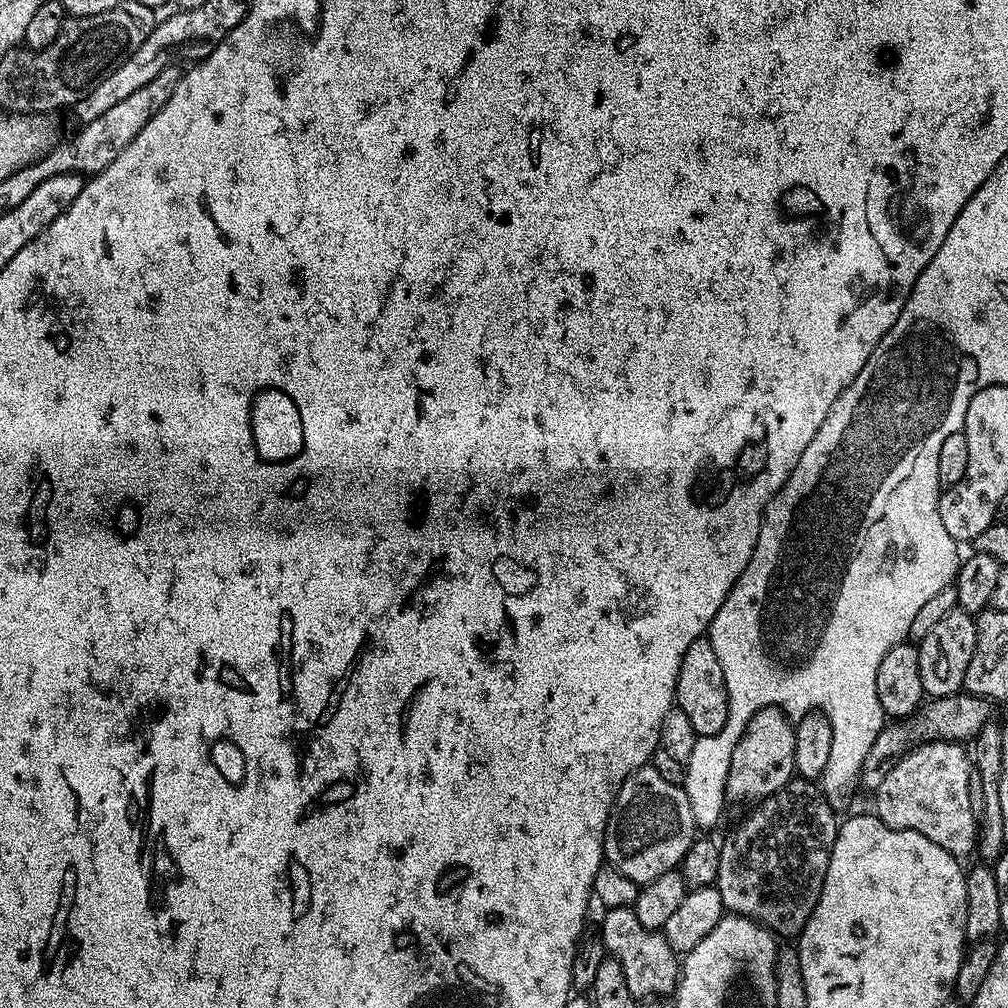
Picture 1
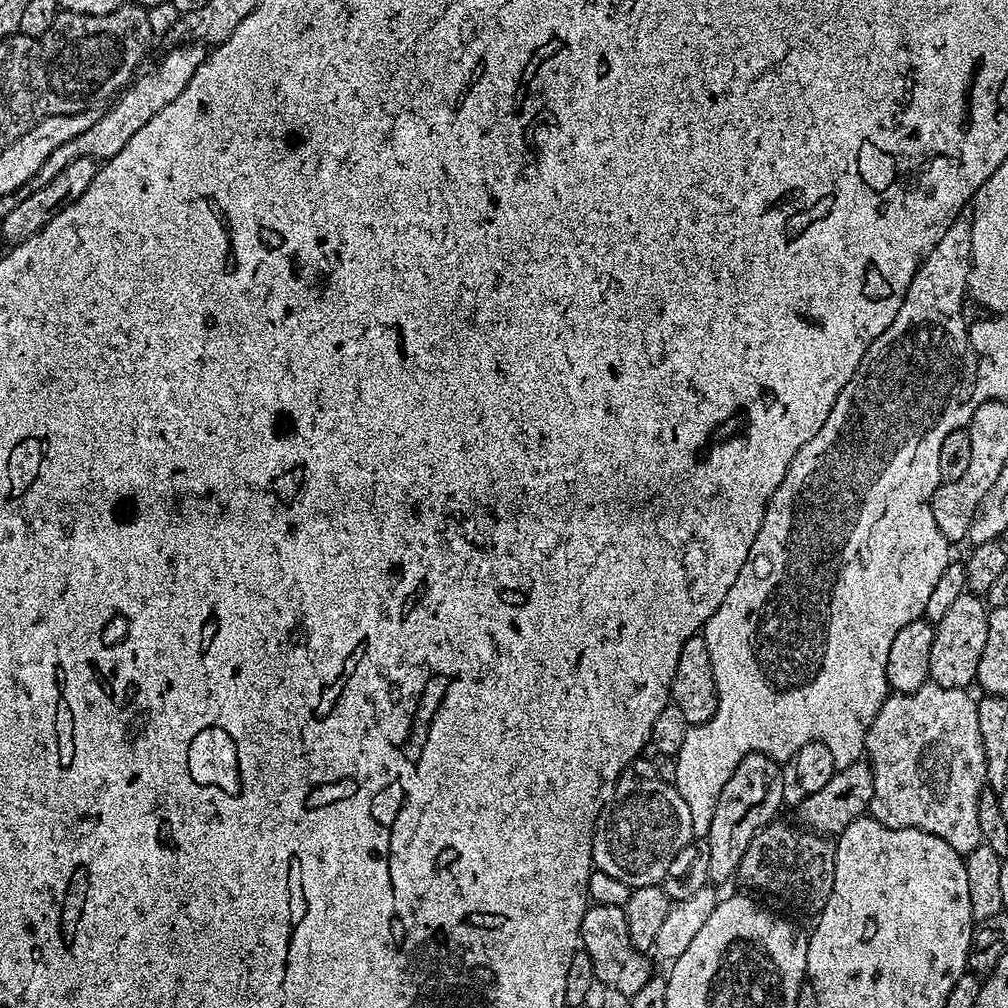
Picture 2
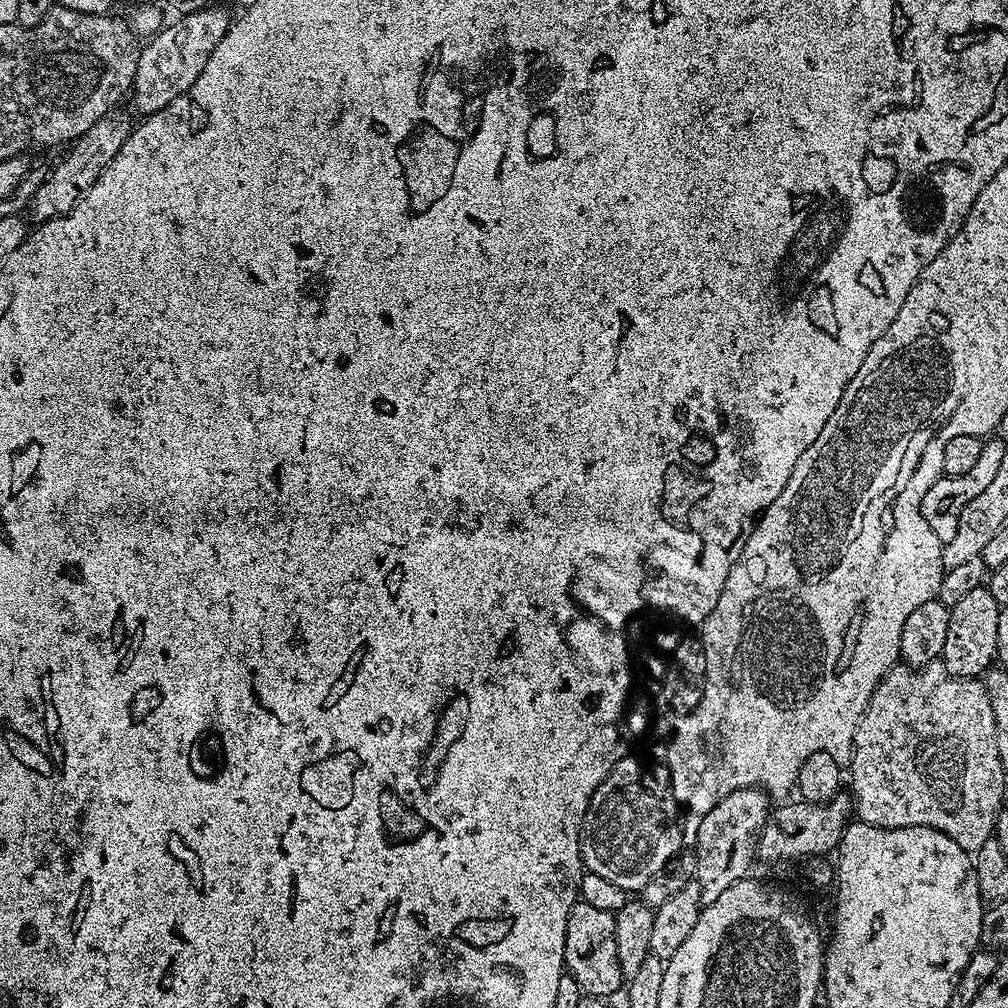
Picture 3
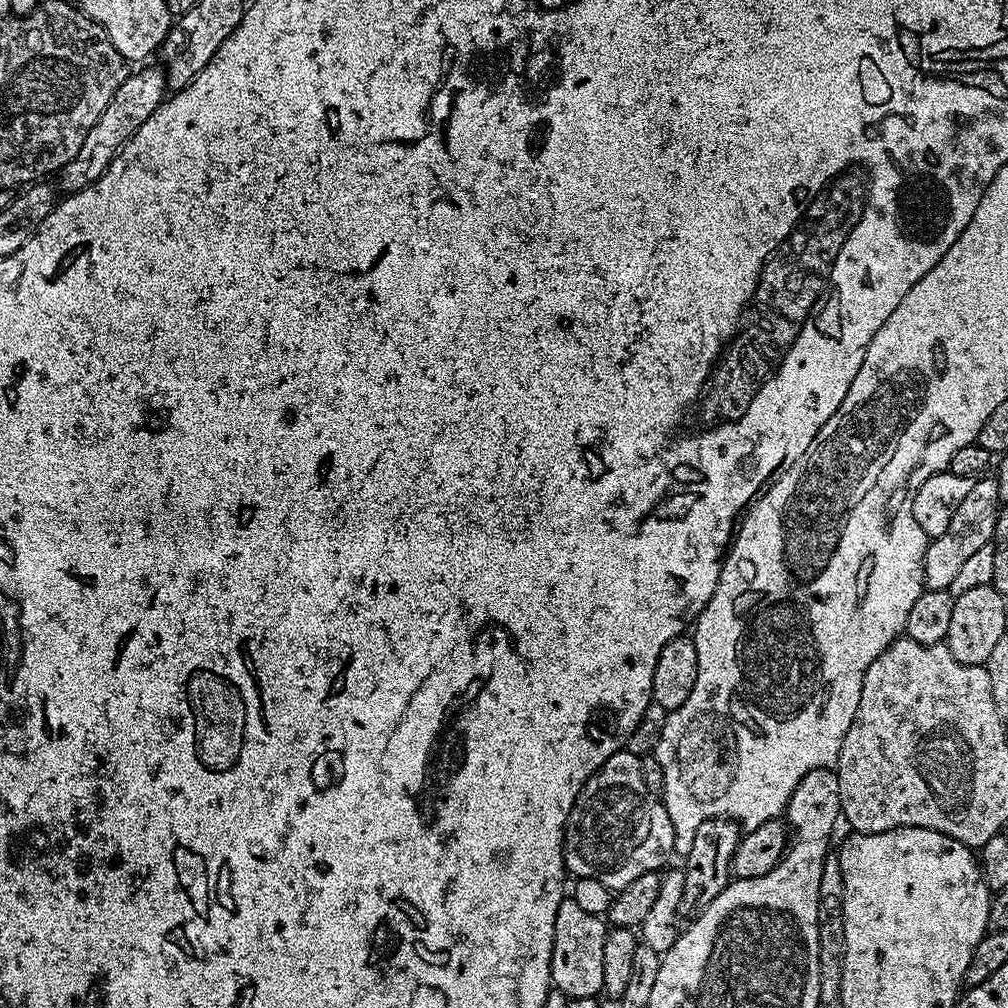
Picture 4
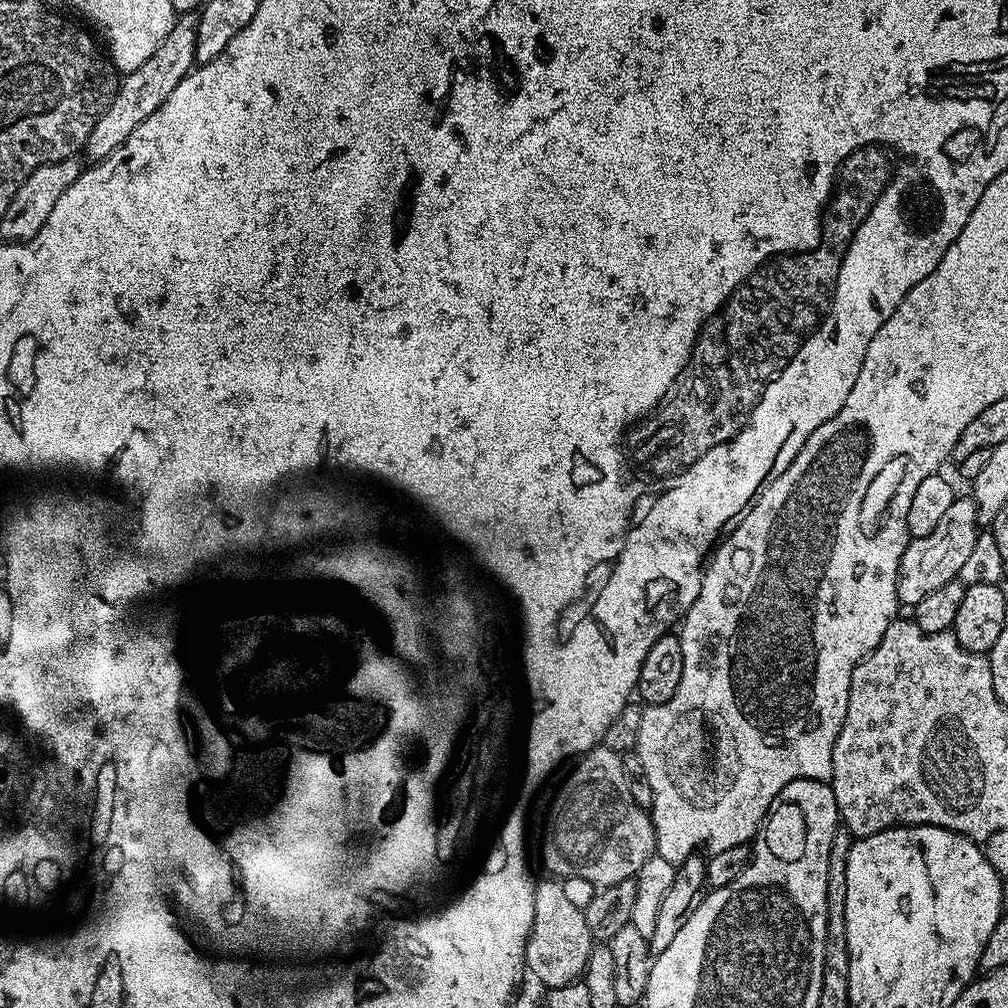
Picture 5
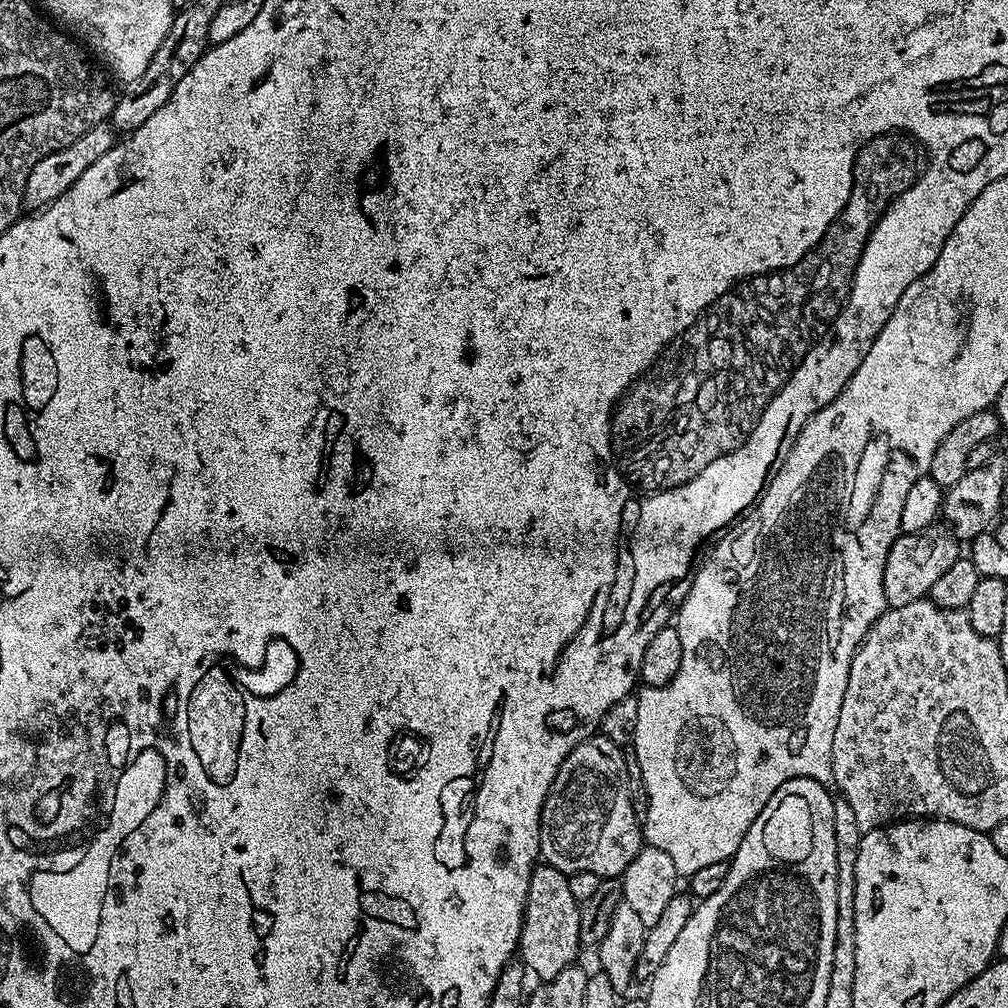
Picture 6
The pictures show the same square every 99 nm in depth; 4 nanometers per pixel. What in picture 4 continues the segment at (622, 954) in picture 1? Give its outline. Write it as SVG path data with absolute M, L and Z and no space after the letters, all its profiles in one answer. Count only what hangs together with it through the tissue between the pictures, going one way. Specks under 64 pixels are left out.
M564 899L558 906L558 916L554 918L554 950L550 962L553 989L561 991L569 1000L599 997L604 990L602 950L607 937L608 928L601 917L586 914L578 902Z

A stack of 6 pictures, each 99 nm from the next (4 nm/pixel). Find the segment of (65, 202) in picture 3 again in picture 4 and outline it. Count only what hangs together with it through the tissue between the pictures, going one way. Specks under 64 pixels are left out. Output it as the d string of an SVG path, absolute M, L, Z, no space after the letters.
M163 67L144 68L141 72L129 71L122 86L118 86L117 92L114 93L110 106L102 110L102 118L98 118L98 122L90 126L90 134L86 134L82 142L82 150L78 150L78 154L74 154L74 158L70 158L70 162L66 162L66 166L60 169L59 187L61 189L64 187L63 191L71 194L86 190L86 186L98 182L98 178L102 178L102 174L124 144L140 129L142 122L146 122L146 118L150 118L150 114L154 114L154 110L160 108L165 99L166 81Z

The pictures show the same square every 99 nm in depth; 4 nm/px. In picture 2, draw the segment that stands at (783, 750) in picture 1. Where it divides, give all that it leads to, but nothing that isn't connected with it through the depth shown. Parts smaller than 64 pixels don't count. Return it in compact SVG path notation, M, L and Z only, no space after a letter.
M751 752L742 758L734 774L726 780L711 814L710 830L704 838L710 846L708 877L713 883L730 880L735 875L754 834L777 817L775 815L784 800L784 776L780 768L777 761L761 752Z

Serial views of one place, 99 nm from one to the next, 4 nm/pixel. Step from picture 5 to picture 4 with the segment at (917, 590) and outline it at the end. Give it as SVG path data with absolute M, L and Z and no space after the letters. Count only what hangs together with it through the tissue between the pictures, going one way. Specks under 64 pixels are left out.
M980 478L975 481L970 490L970 494L966 494L966 498L962 498L962 506L958 506L958 510L954 510L954 518L950 518L950 526L946 530L946 534L935 537L929 543L926 554L924 555L924 586L929 588L951 589L954 577L958 574L958 570L964 563L974 555L977 550L982 550L982 546L992 544L996 535L996 518L1000 515L1002 499L999 494L999 486L995 479L984 480L988 478Z

